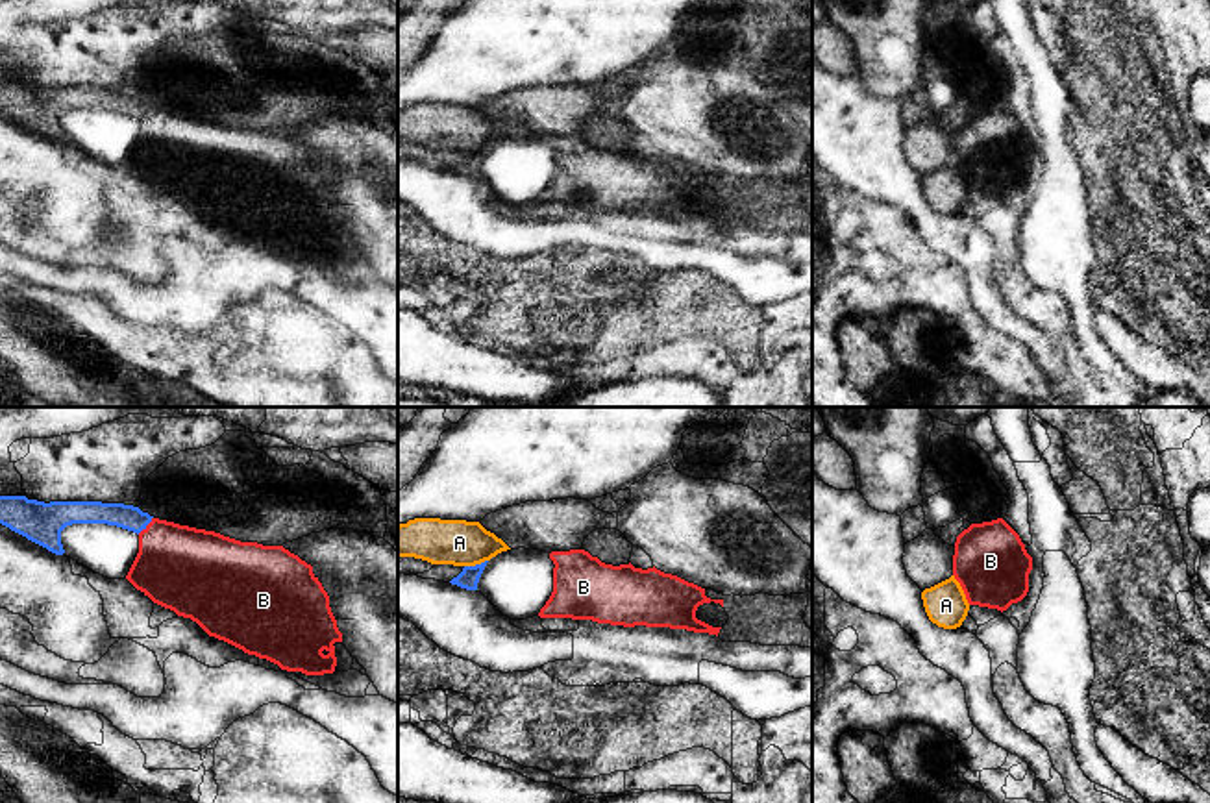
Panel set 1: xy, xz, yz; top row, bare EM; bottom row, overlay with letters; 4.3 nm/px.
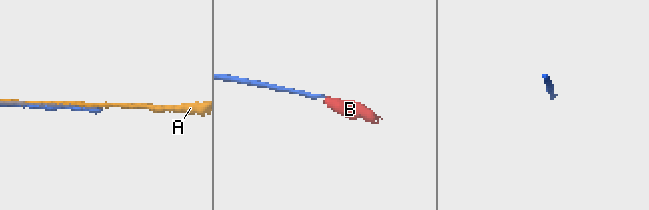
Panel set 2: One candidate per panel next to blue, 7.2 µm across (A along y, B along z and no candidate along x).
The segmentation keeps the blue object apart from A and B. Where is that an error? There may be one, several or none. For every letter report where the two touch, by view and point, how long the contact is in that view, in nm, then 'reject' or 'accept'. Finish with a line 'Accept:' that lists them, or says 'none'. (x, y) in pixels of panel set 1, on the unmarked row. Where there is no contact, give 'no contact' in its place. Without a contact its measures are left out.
A: xz (476, 150) | 110 nm | reject
B: xy (145, 111) | 100 nm | accept
Accept: B

